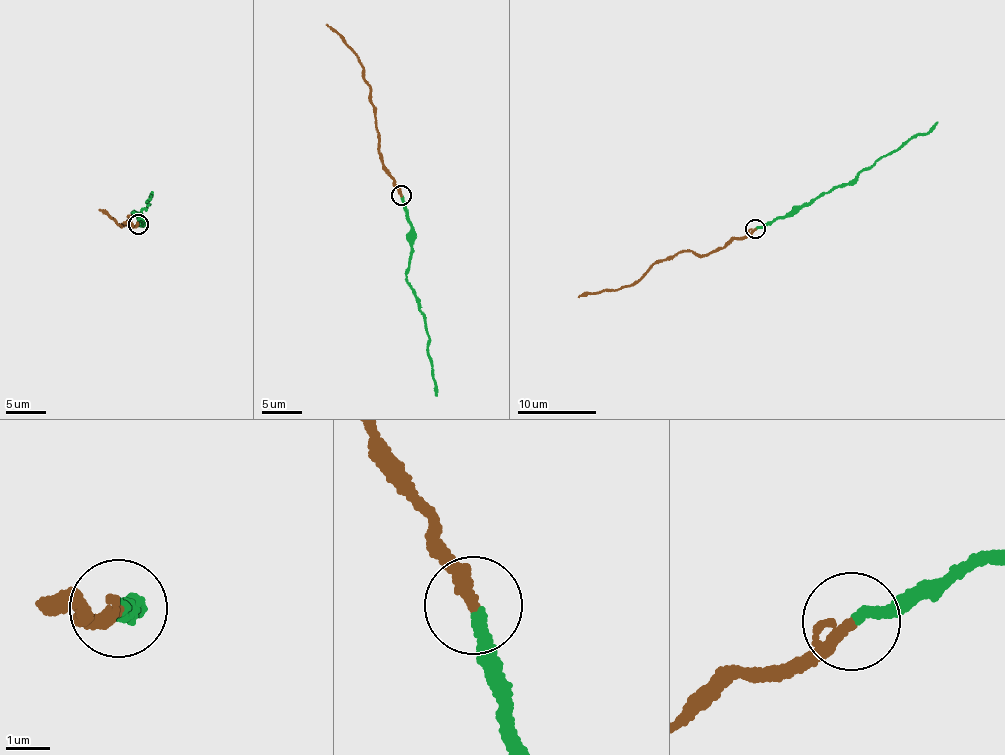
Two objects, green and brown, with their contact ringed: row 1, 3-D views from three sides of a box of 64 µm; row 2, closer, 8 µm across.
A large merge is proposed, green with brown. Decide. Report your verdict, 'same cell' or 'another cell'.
same cell

